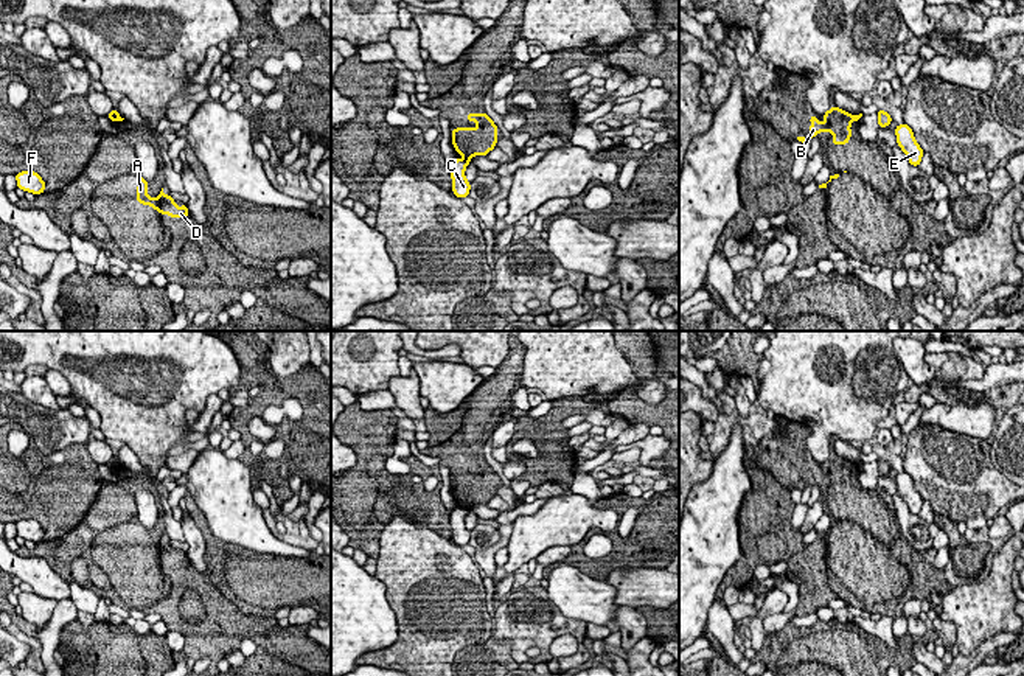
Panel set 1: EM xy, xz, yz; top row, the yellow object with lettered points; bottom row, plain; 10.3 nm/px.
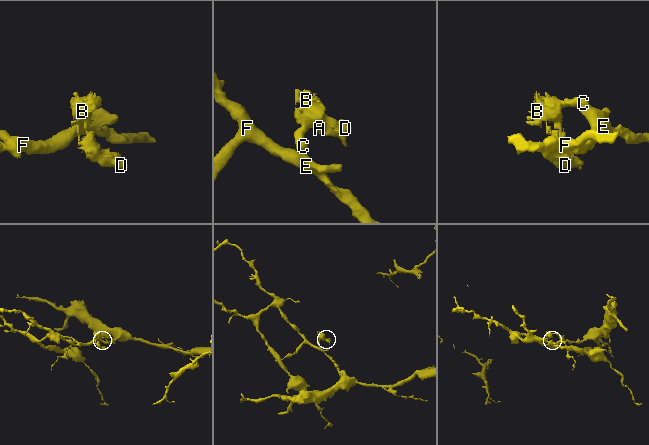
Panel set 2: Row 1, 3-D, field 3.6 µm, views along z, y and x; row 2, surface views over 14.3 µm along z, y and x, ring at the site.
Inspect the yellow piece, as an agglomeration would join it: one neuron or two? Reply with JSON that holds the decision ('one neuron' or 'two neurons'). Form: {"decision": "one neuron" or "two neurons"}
{"decision": "two neurons"}

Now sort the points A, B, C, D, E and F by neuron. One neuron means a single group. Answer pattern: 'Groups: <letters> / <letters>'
Groups: A B D / C E F

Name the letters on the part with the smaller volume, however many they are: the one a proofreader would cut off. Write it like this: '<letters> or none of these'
A, B, D

